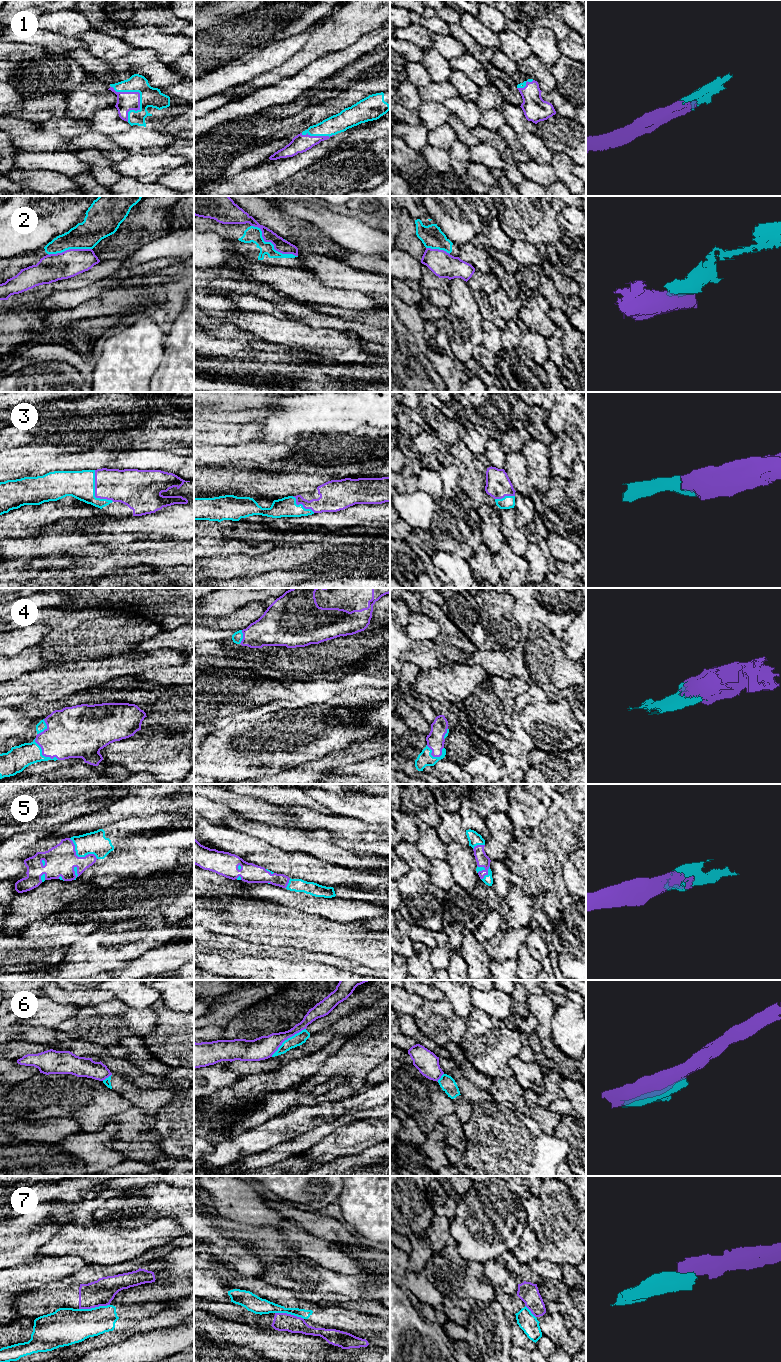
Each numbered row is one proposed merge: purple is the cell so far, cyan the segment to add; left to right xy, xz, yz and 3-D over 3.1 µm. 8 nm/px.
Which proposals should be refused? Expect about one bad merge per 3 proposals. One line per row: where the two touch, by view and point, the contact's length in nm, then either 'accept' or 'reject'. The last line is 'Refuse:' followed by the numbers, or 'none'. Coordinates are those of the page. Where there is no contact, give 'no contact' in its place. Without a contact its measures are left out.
1: contact xy (139, 97); length 320 nm; accept
2: contact xz (272, 243); length 460 nm; reject
3: contact xy (95, 492); length 300 nm; accept
4: contact xy (42, 754); length 260 nm; accept
5: contact xy (79, 857); length 280 nm; accept
6: contact xz (287, 1038); length 360 nm; reject
7: contact xy (94, 1307); length 260 nm; reject
Refuse: 2, 6, 7

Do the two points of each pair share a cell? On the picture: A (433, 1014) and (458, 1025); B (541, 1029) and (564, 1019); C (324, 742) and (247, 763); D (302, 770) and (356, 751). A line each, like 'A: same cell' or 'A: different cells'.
A: same cell
B: different cells
C: same cell
D: same cell

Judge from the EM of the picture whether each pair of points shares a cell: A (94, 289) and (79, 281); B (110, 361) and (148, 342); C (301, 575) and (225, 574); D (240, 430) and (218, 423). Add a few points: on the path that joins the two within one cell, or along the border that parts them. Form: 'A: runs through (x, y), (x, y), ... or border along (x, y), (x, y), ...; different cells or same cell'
A: border along (95, 282), (79, 288), (64, 290); different cells
B: runs through (119, 361), (126, 361), (139, 348); same cell
C: border along (278, 569), (234, 577); different cells
D: runs through (235, 430), (225, 430), (223, 428); same cell

